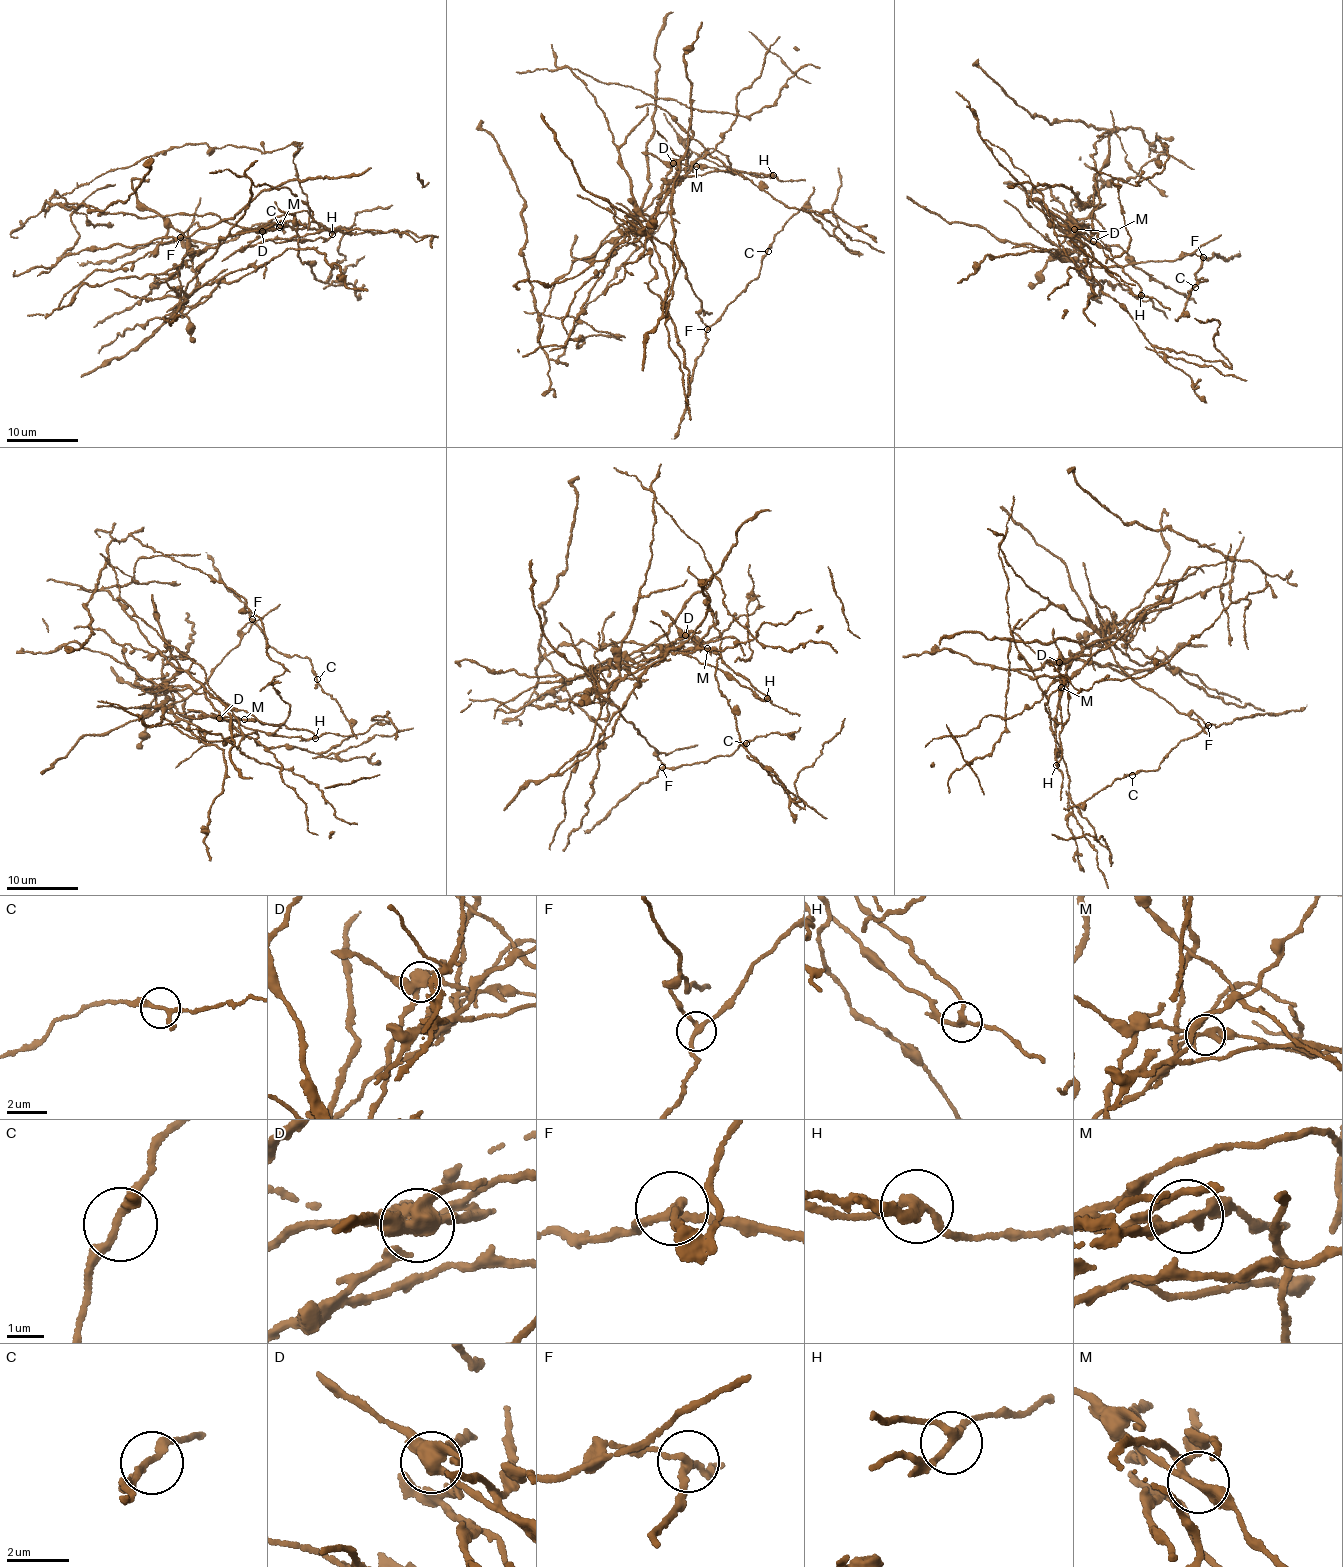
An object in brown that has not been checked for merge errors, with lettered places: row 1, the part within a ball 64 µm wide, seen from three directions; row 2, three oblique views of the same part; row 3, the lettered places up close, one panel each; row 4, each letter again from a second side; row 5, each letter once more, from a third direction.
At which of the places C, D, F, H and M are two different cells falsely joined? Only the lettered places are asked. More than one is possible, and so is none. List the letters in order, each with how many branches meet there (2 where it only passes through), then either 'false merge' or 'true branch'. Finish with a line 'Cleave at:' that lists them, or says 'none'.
C: 3 branches meet; true branch
D: 4 branches meet; false merge
F: 3 branches meet; true branch
H: 3 branches meet; false merge
M: 4 branches meet; false merge
Cleave at: D, H, M

